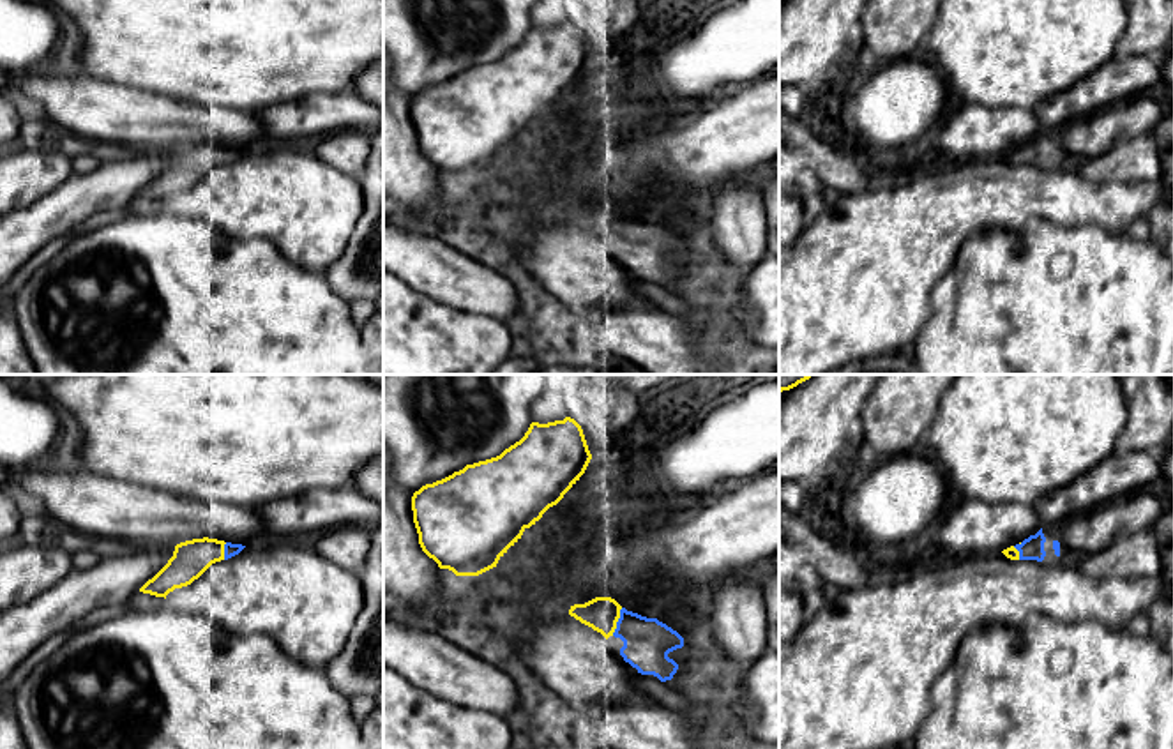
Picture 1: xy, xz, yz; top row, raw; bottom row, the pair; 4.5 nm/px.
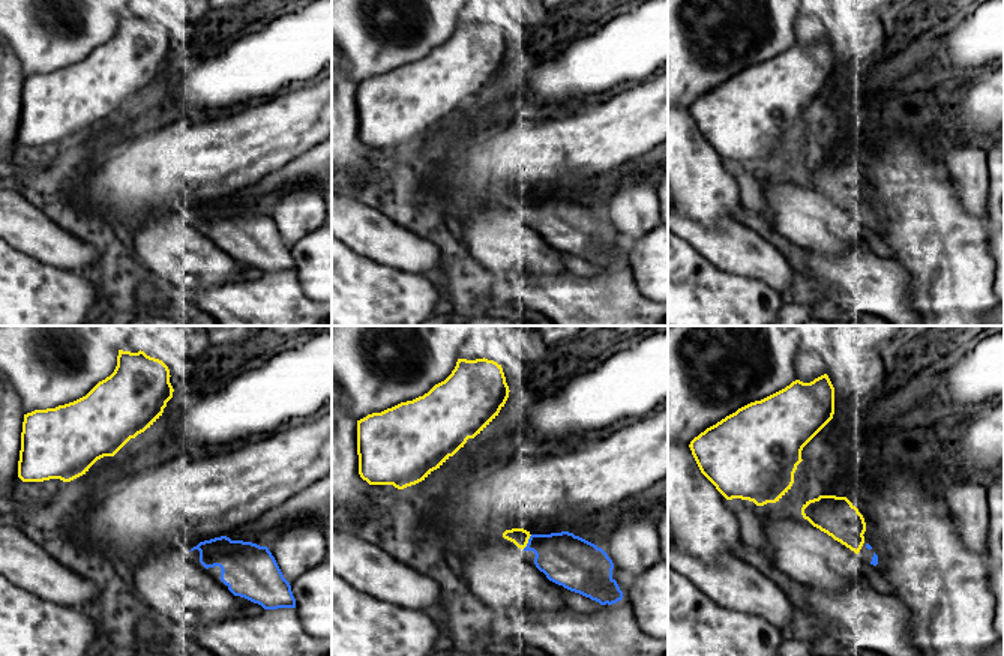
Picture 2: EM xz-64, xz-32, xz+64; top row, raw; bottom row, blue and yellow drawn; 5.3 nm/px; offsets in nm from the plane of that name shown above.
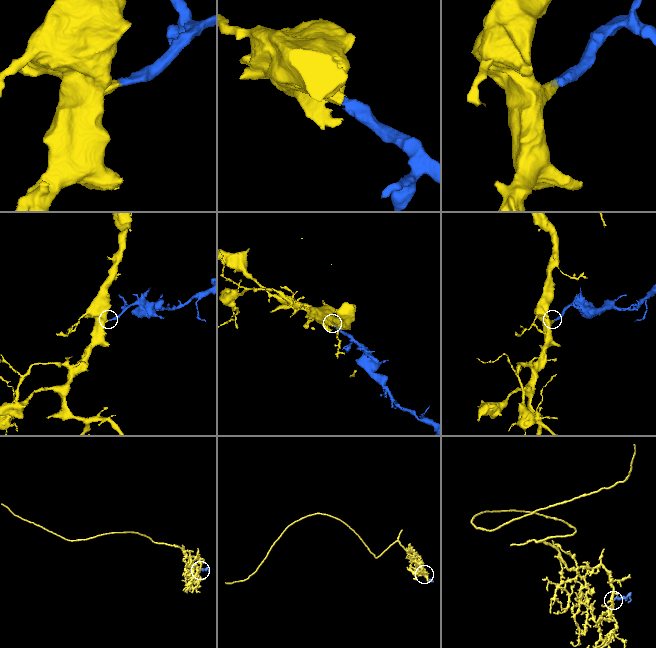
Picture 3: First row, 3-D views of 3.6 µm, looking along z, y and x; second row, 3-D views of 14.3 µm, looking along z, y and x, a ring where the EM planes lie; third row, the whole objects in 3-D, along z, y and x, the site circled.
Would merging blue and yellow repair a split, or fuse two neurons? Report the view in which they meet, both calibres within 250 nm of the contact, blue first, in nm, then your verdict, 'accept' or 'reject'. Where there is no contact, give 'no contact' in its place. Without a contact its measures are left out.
xz | 220/160 nm | accept

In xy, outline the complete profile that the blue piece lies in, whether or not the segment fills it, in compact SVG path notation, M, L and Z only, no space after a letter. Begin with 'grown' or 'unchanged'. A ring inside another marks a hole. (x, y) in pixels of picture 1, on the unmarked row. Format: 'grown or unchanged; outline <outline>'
grown; outline M193 143L175 150L168 168L140 196L164 201L198 184L212 168L238 159L246 150L217 143Z

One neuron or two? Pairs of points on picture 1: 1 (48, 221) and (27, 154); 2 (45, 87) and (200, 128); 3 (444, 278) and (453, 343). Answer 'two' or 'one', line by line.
1: two
2: one
3: two

